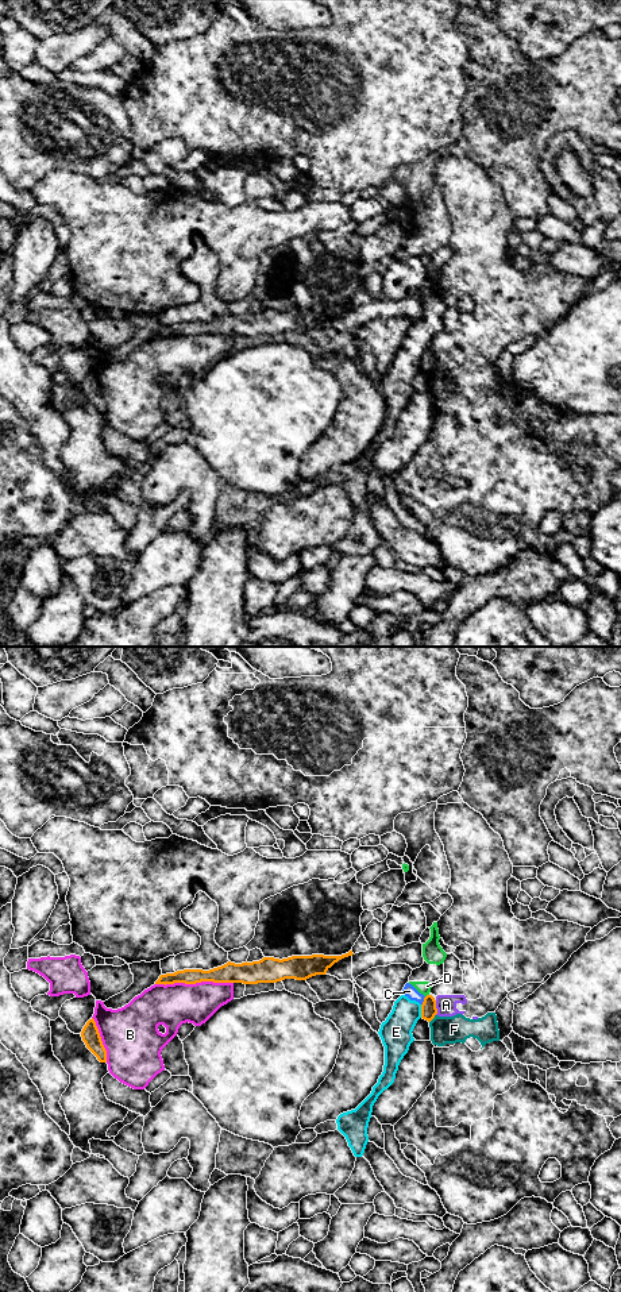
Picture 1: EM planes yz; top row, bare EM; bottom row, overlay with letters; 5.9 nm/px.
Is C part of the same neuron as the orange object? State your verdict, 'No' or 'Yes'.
No

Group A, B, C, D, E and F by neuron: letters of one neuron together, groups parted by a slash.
A F / B / C D E

